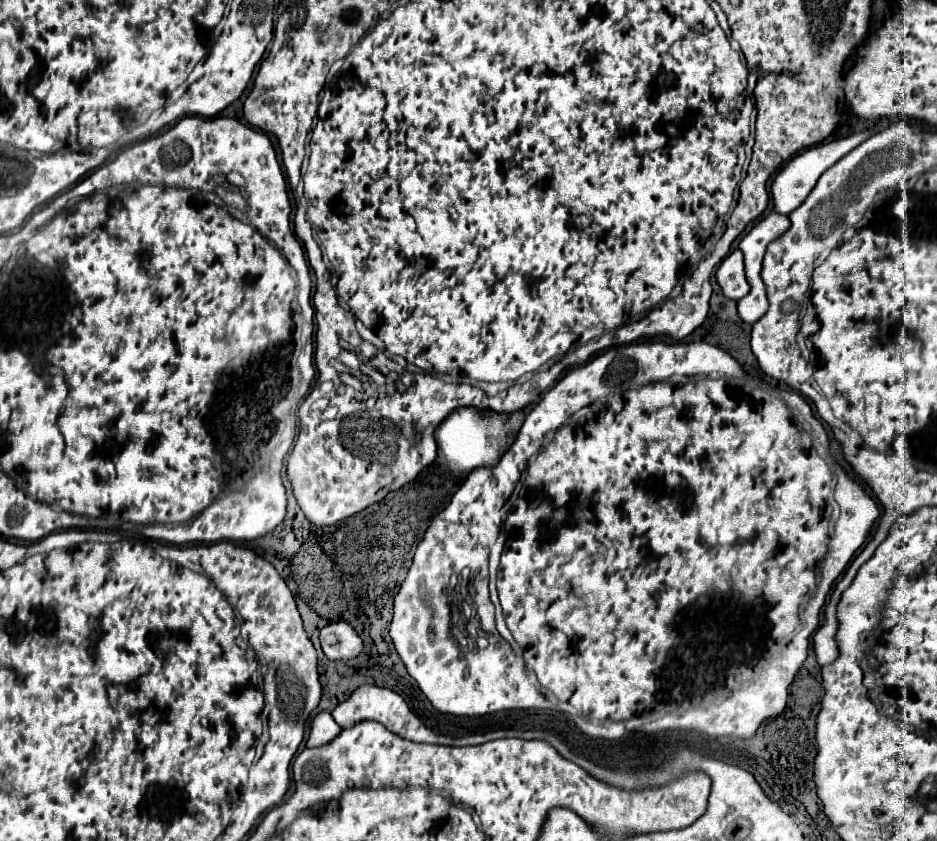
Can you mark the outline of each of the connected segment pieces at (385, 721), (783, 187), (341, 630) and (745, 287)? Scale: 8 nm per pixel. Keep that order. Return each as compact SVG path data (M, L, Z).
M363 684L359 686L345 702L341 702L335 710L333 710L333 718L339 726L351 726L355 722L361 722L361 720L375 720L375 722L381 722L387 730L407 738L407 740L413 740L416 743L427 743L437 745L443 744L443 734L437 734L429 728L423 726L423 722L409 710L407 702L395 694L393 690L387 690L387 688L379 688L379 686L373 686L373 684Z
M871 132L853 134L853 136L847 136L847 138L843 138L843 140L833 140L833 142L827 142L827 144L815 146L815 148L807 148L805 152L797 154L795 158L791 158L791 160L781 168L781 172L775 176L775 180L773 180L773 184L771 184L773 210L779 212L779 214L789 214L789 212L793 212L797 206L801 206L803 200L809 196L809 192L815 188L819 176L821 176L829 166L833 166L837 160L841 160L847 152L851 152L855 146L859 146L863 140L867 140L869 136L871 136Z
M335 622L321 628L319 642L329 660L349 660L363 650L361 638L345 622Z
M733 250L717 268L717 284L721 286L723 294L731 300L739 300L749 292L749 284L745 280L743 268L743 254L741 250Z

